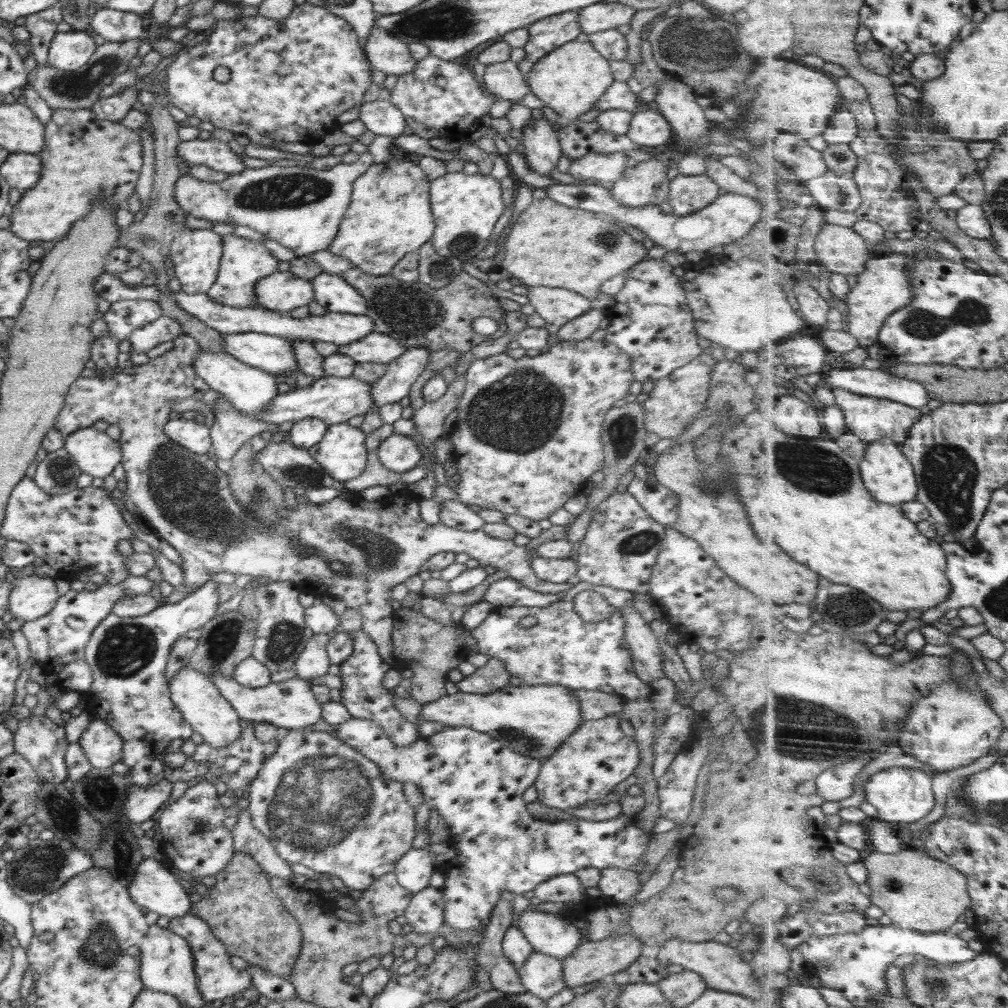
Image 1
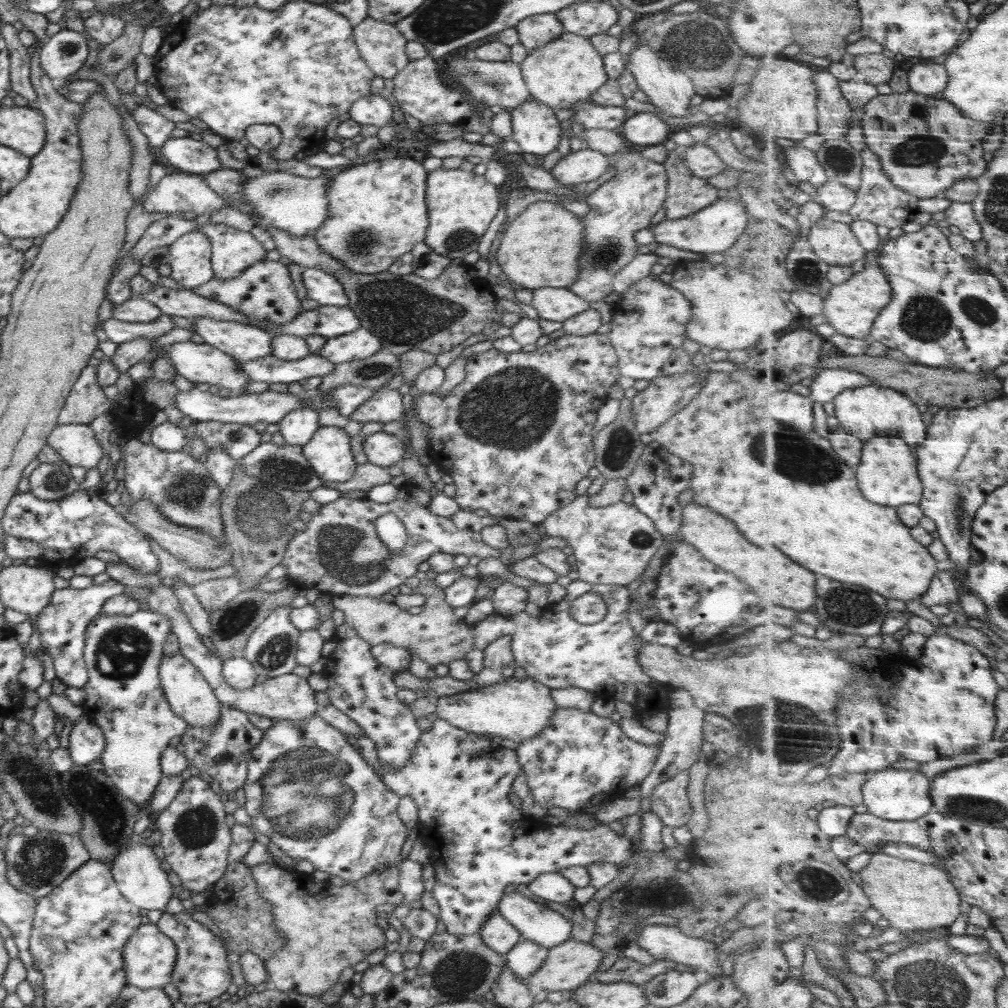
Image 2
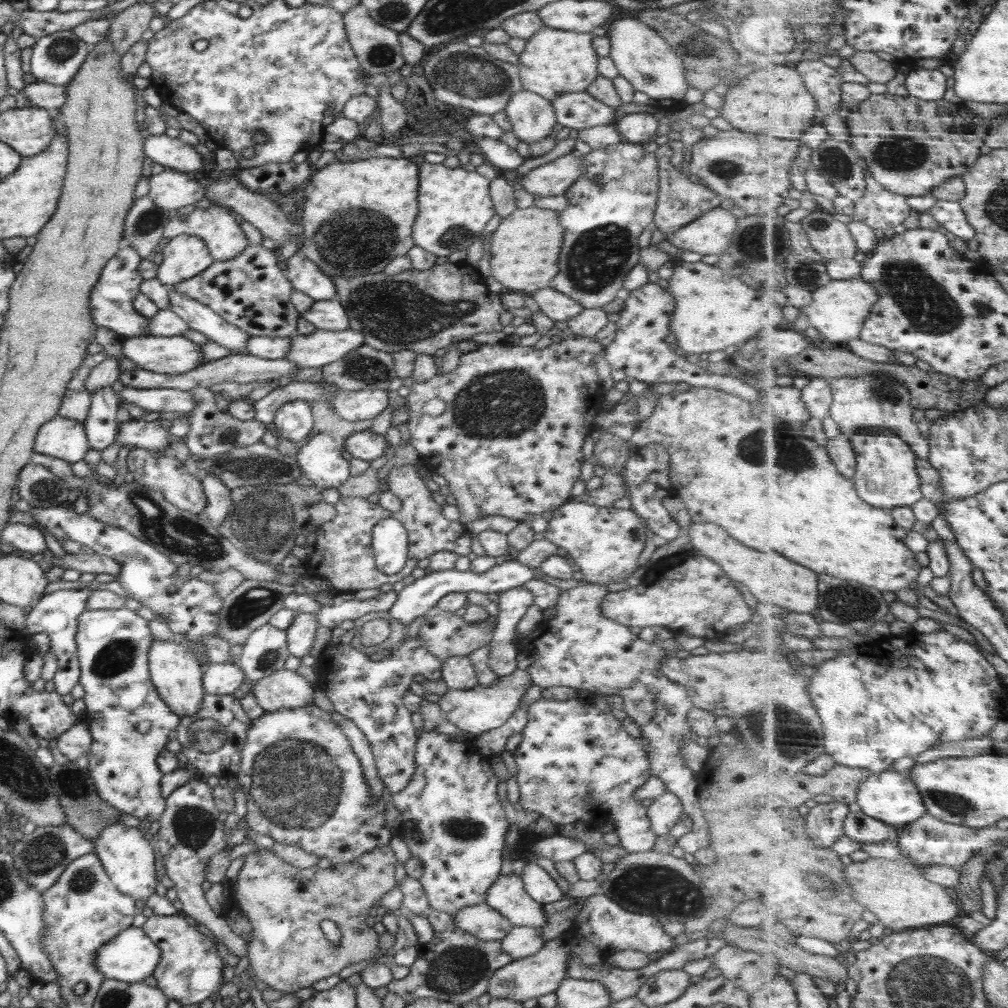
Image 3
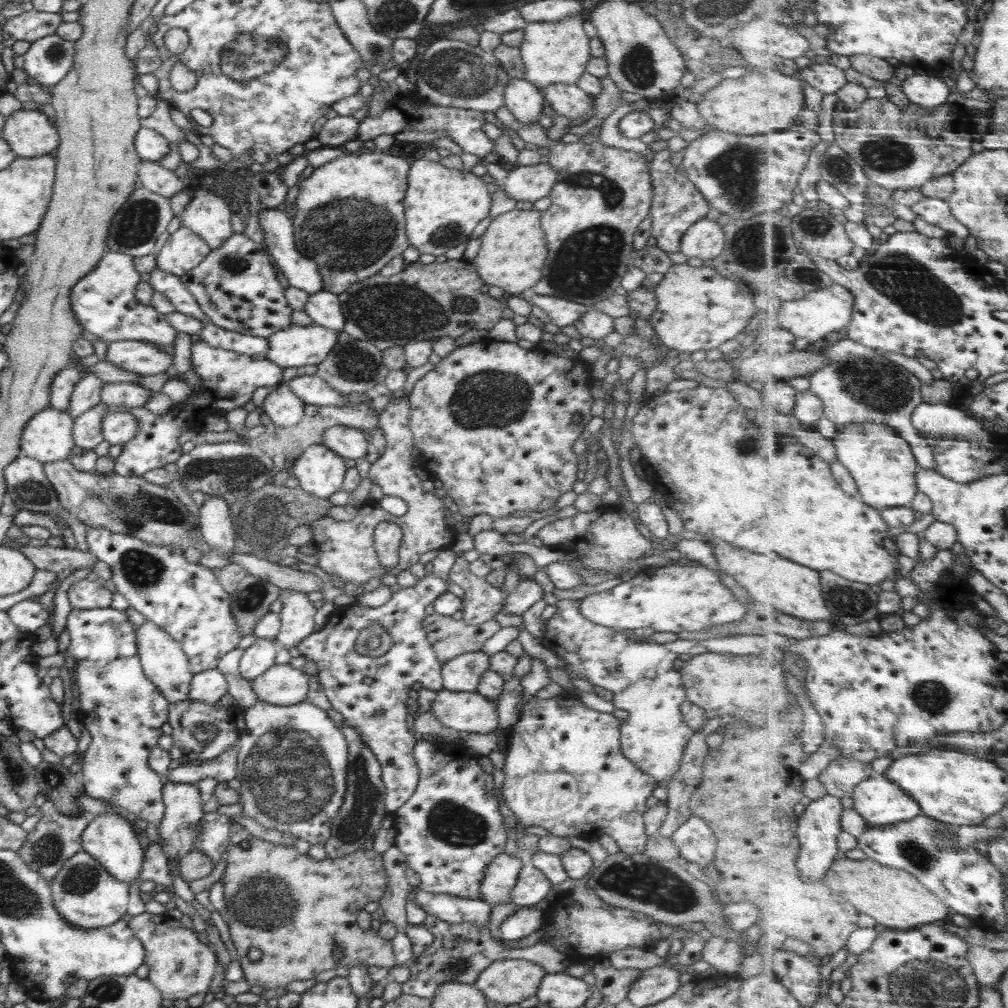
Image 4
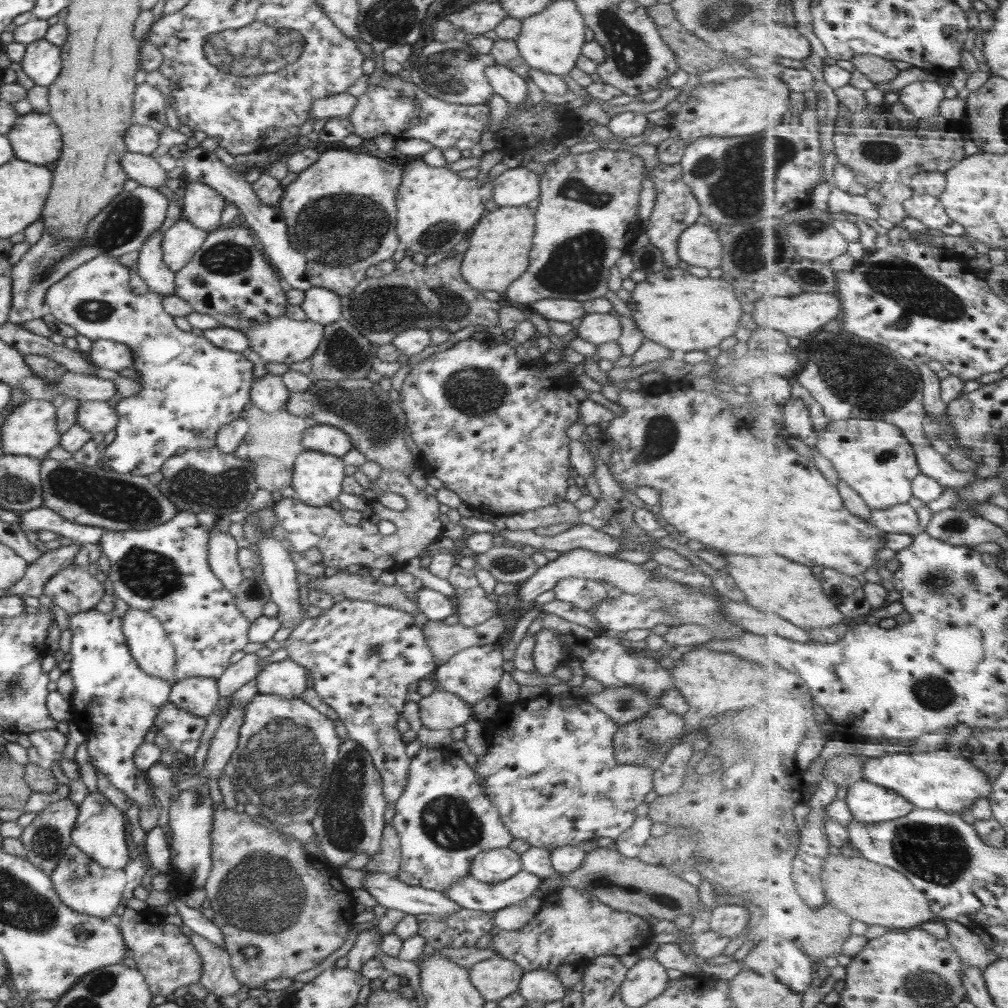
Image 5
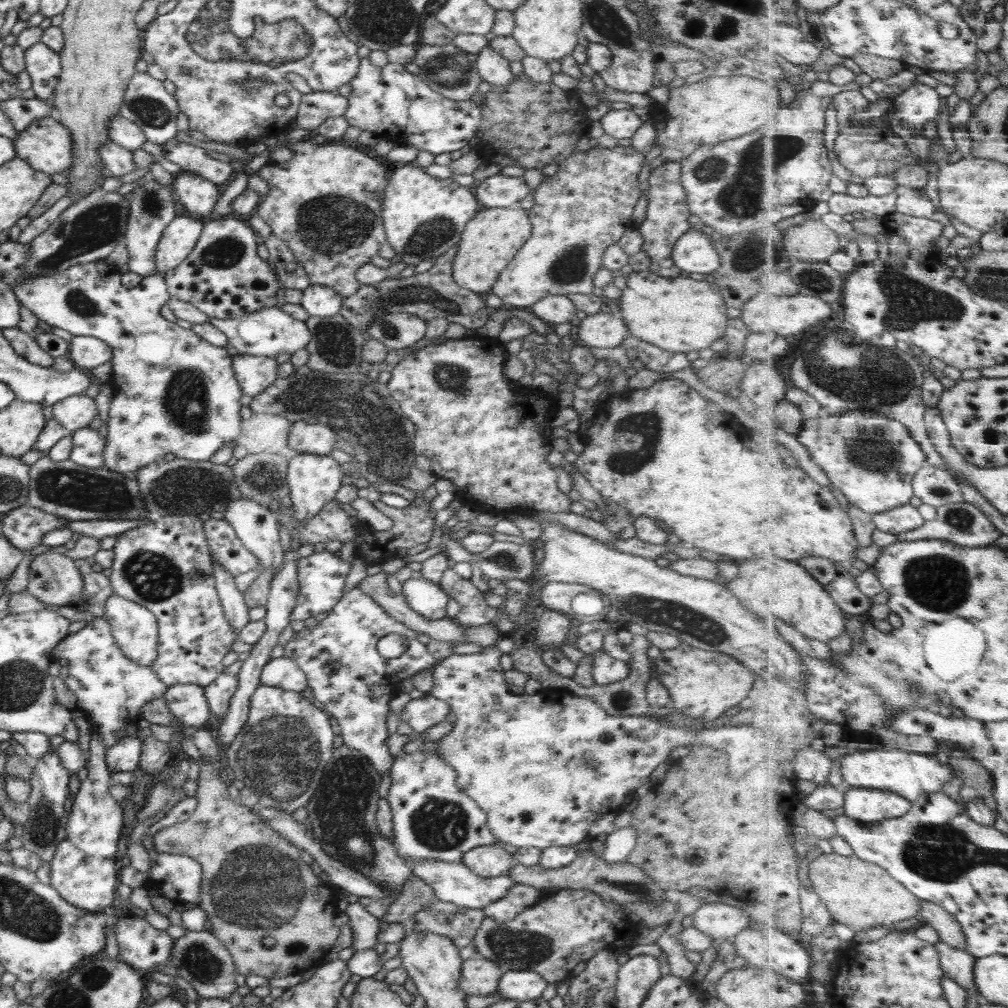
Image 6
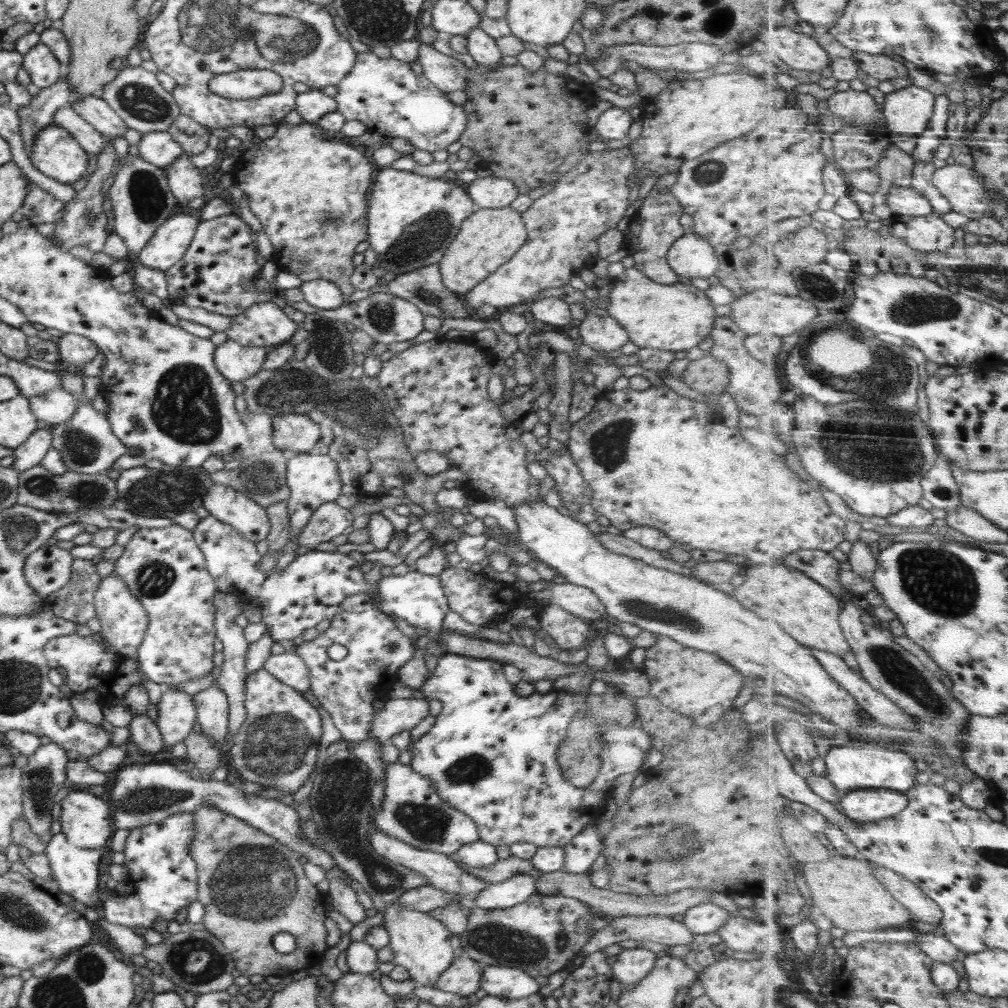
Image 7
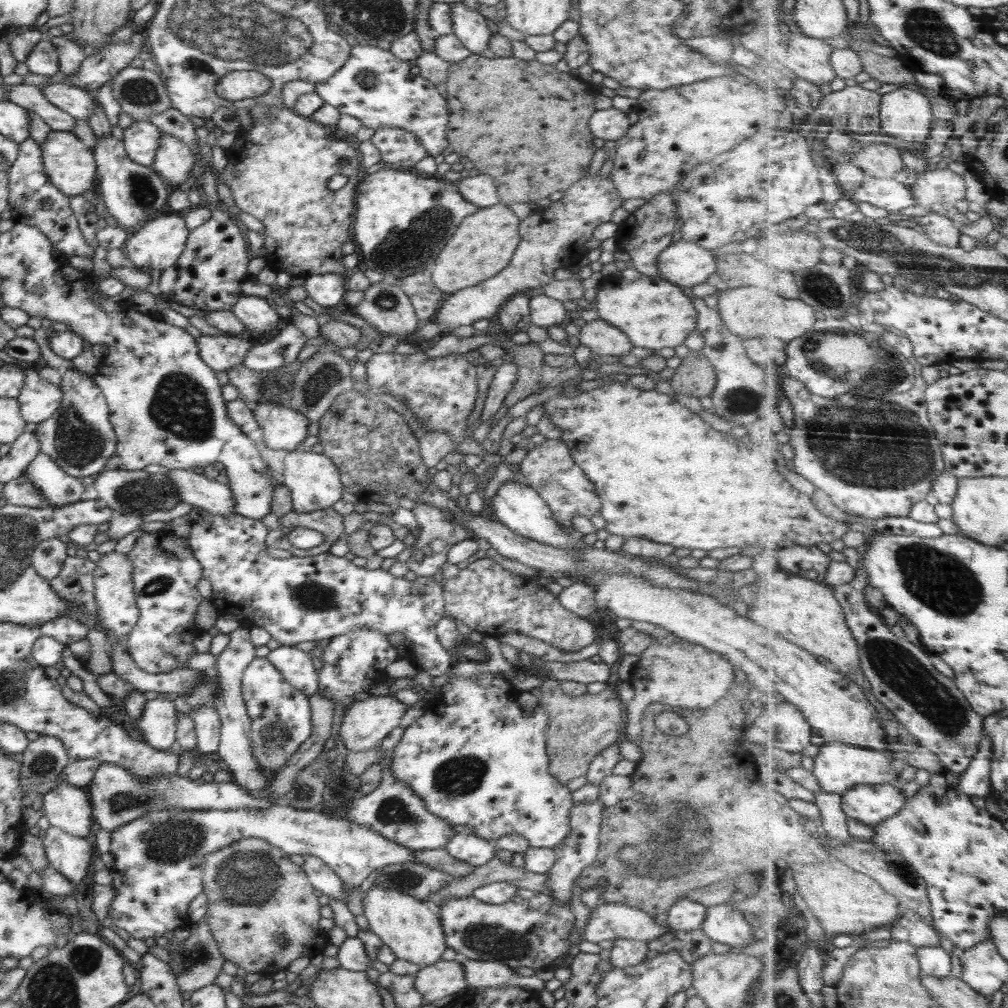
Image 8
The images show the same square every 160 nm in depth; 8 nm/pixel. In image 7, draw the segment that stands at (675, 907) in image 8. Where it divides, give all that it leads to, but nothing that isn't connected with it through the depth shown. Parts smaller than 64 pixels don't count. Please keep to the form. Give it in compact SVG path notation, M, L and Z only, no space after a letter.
M711 902L689 908L682 918L682 924L695 934L716 933L722 928L733 913Z

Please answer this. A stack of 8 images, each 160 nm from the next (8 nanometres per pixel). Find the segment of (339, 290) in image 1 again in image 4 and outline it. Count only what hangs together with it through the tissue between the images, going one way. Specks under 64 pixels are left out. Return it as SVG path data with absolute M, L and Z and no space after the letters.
M261 209L258 212L258 222L264 229L262 244L267 248L271 260L282 274L288 279L290 286L304 290L309 296L322 291L322 276L318 272L318 265L312 259L302 256L294 243L293 220L284 210Z

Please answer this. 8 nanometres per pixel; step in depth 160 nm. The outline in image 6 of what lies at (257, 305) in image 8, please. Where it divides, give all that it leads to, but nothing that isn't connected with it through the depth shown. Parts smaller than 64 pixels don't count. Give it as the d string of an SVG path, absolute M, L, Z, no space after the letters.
M277 307L262 308L258 312L240 318L219 319L214 321L214 325L227 336L227 343L234 346L242 355L265 356L273 359L282 352L292 355L297 350L305 348L311 337L304 321L294 319Z

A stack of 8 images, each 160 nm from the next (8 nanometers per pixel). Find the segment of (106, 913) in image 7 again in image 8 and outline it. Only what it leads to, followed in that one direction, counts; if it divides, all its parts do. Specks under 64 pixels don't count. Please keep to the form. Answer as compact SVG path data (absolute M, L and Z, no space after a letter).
M274 804L273 807L269 809L264 809L263 811L255 811L254 809L222 809L222 810L188 810L181 809L178 807L168 807L167 809L155 810L149 813L144 813L144 816L138 817L137 819L131 820L130 822L124 823L123 825L117 826L115 829L111 830L111 841L109 852L114 855L115 861L113 866L113 881L112 885L115 888L116 896L111 902L109 908L109 916L111 917L114 925L122 930L126 930L132 938L139 938L143 941L151 942L156 939L158 936L162 936L164 932L168 930L176 930L181 926L191 927L192 923L187 916L187 910L189 904L204 890L203 878L202 878L202 867L201 862L207 854L212 854L216 850L221 848L226 848L235 842L242 840L243 838L261 838L262 840L268 841L272 846L278 847L280 850L283 850L285 853L289 854L300 854L304 855L314 855L316 858L323 860L342 880L345 894L352 894L352 891L355 888L360 887L362 880L366 878L372 871L377 869L384 868L388 864L401 864L406 867L411 867L412 865L419 863L415 860L413 856L413 851L410 848L405 846L400 846L397 842L392 842L388 838L384 838L381 834L366 828L365 826L360 826L355 822L350 822L346 818L328 818L324 813L319 810L298 810L292 807L278 806Z

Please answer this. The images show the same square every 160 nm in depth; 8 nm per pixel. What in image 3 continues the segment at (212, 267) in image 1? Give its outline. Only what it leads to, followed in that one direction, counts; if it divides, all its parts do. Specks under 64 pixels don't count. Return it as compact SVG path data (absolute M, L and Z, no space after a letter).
M186 234L170 239L162 256L155 277L162 284L170 286L200 274L215 261L200 238Z

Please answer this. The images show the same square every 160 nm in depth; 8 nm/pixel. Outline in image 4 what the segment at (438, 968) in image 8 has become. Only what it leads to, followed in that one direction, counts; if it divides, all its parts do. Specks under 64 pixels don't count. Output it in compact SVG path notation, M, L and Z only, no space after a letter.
M498 959L481 970L474 986L483 992L487 1000L493 1000L499 1006L519 1004L537 993L539 982L546 976L546 969L540 964L524 959Z

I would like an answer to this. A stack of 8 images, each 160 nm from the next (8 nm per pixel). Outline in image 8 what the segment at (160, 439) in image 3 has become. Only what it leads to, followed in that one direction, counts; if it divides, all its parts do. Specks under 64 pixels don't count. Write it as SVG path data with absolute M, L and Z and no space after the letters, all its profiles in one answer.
M23 365L23 371L24 386L17 396L20 414L27 423L45 421L61 407L61 387L40 377L30 365Z

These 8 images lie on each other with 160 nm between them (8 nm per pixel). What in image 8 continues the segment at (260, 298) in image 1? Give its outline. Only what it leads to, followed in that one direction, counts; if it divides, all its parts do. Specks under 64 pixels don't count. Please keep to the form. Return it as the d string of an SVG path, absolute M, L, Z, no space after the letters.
M202 171L202 182L202 194L207 202L207 207L211 210L211 218L206 223L203 223L202 226L190 231L184 250L174 266L165 268L161 272L159 282L155 283L154 291L156 294L163 293L168 298L168 301L177 302L182 306L202 312L231 311L232 306L236 306L236 302L242 296L246 296L240 289L242 283L252 279L255 280L255 278L248 275L248 262L251 260L248 258L248 253L250 252L249 242L246 239L244 227L232 217L232 214L228 212L220 200L217 193L215 174L211 171Z

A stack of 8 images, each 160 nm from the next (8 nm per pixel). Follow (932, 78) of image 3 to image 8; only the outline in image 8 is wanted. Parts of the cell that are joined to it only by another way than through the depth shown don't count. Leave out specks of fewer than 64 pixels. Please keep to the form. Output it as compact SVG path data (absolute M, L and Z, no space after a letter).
M902 86L901 89L883 95L881 104L883 133L899 139L914 140L917 144L927 143L937 120L932 110L930 98L915 87Z

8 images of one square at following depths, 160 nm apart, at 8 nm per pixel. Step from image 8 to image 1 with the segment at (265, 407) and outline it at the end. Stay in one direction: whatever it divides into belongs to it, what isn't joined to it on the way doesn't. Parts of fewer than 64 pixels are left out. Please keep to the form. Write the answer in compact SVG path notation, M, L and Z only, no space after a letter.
M397 433L386 438L386 440L382 440L375 451L380 462L388 470L399 474L412 470L423 458L422 453L410 437Z

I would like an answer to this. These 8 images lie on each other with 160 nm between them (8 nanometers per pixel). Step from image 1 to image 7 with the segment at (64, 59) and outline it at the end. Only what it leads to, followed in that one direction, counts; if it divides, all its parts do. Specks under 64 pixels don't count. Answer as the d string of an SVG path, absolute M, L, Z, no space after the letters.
M42 43L36 44L23 55L23 68L31 76L31 83L39 89L53 85L63 71L58 59Z

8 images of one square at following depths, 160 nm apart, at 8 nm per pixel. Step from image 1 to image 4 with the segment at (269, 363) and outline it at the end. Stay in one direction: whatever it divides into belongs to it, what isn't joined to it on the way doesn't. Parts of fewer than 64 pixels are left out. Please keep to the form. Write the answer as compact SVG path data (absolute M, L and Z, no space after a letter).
M158 266L149 273L149 283L153 291L162 294L174 306L175 312L194 317L203 324L210 323L206 314L202 313L202 307L196 303L196 299L182 284L179 276L159 269Z

